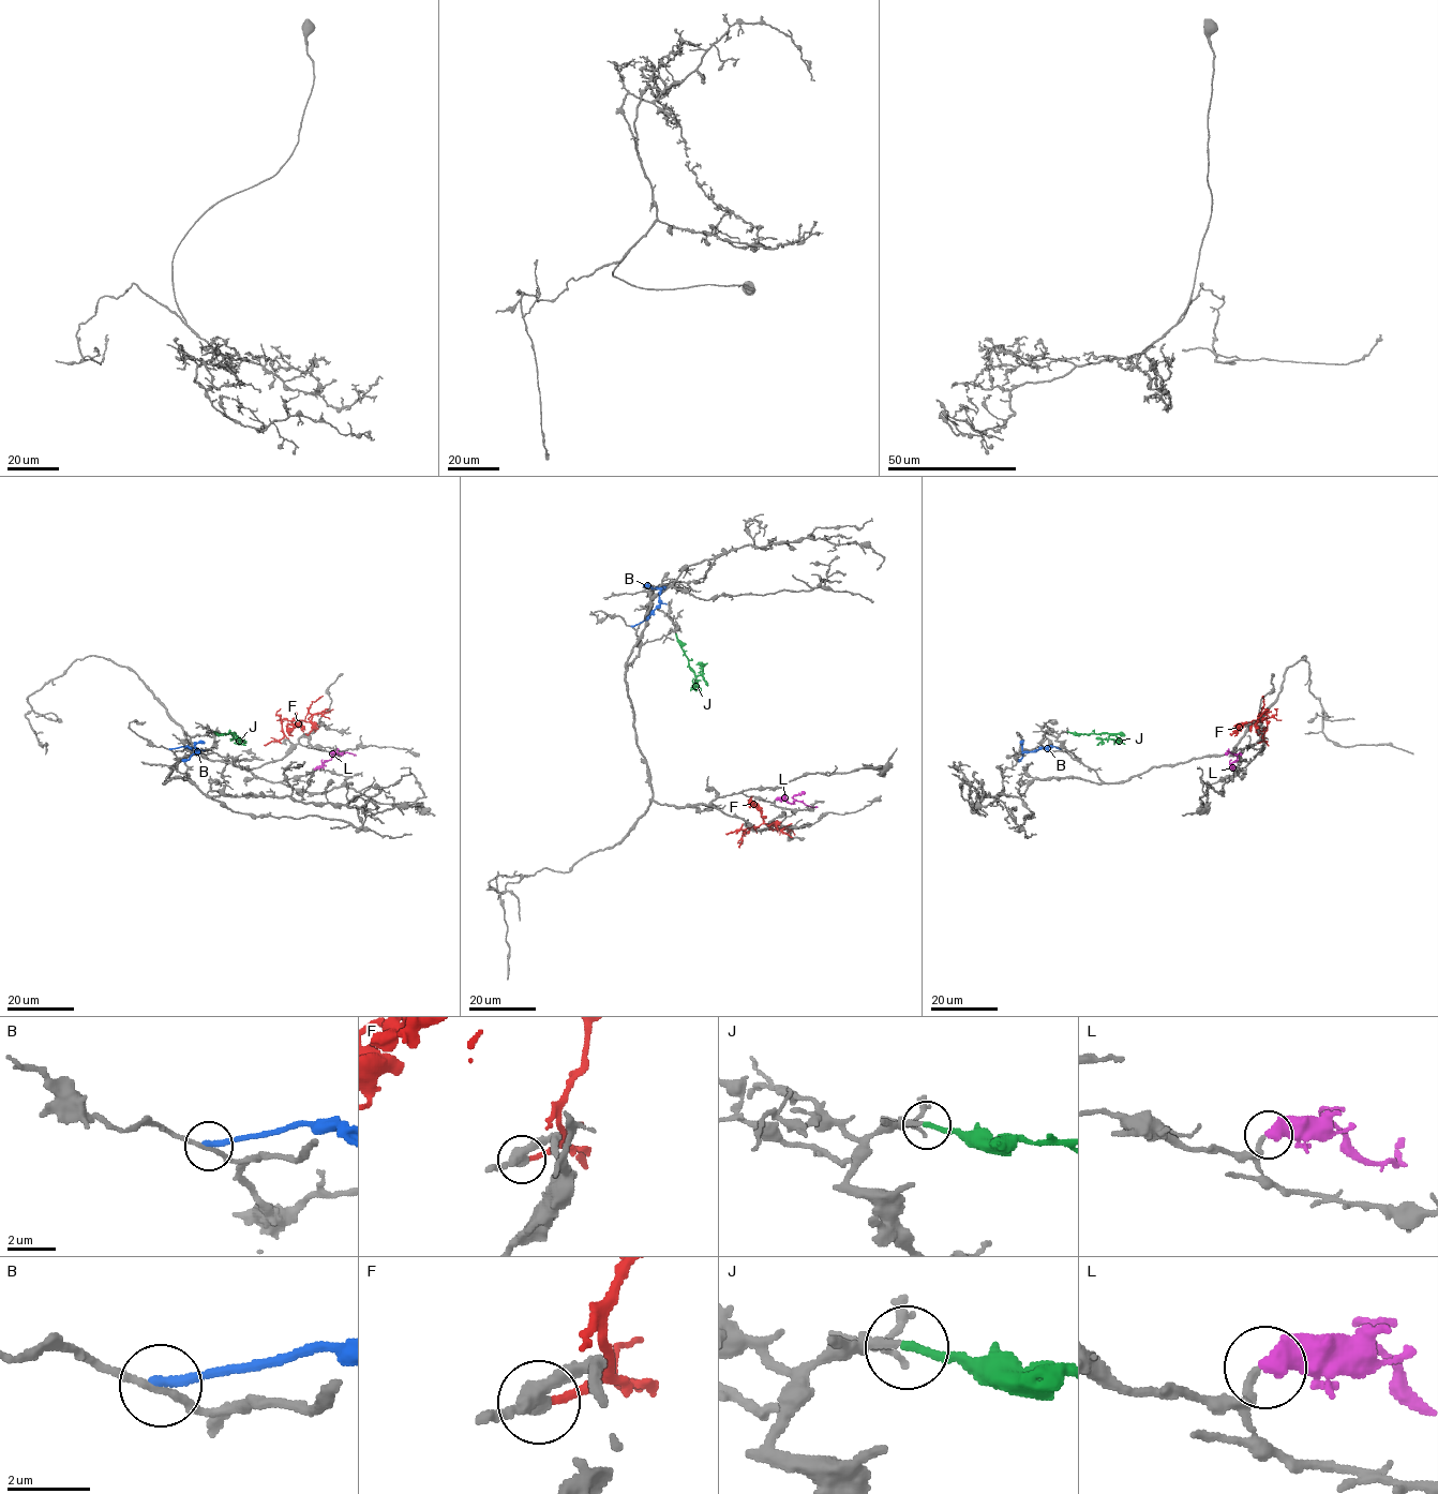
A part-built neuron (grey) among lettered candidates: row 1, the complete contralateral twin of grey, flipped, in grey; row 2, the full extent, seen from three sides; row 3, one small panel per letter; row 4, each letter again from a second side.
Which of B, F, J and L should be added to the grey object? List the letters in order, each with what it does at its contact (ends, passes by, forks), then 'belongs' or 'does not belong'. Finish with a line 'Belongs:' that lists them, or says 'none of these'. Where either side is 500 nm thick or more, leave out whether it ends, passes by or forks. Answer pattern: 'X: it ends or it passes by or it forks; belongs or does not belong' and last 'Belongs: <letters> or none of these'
B: it ends; does not belong
F: it ends; does not belong
J: it ends; belongs
L: it ends; belongs
Belongs: J, L

